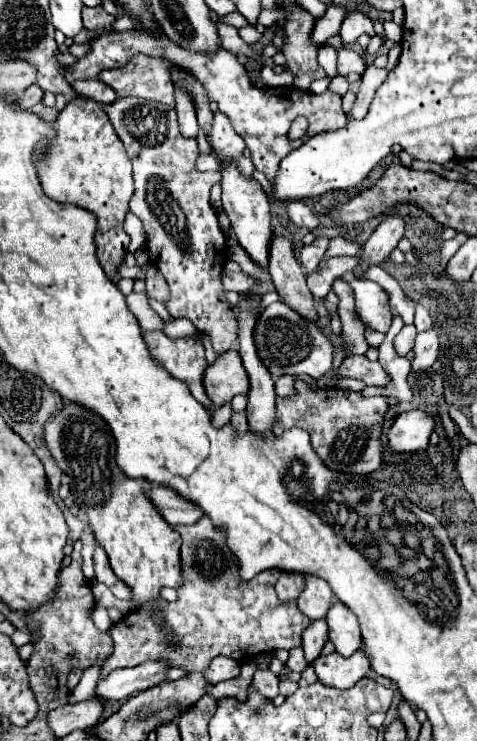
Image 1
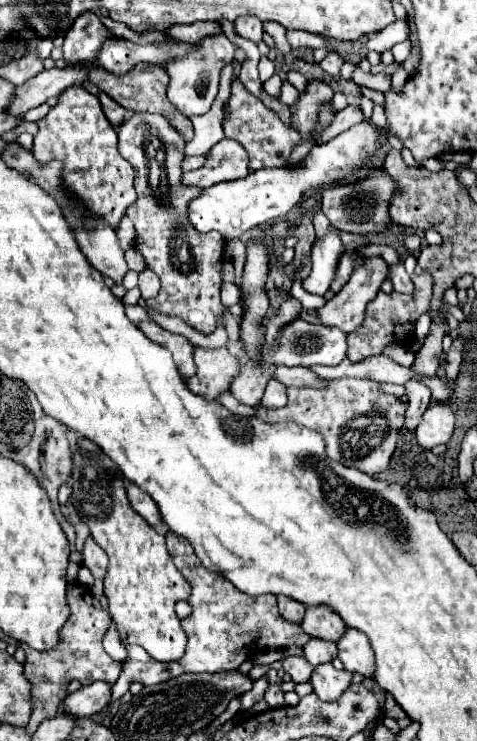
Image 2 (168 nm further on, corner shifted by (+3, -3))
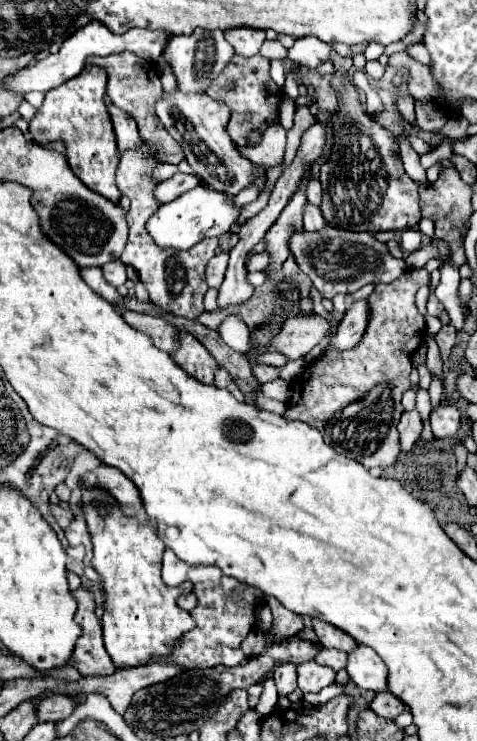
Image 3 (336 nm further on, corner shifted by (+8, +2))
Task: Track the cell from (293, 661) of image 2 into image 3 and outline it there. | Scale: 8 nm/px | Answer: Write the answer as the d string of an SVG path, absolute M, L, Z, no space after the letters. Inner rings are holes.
M287 662L287 664L279 664L273 672L273 680L277 686L277 692L281 696L291 694L297 688L297 672L295 672L295 664Z

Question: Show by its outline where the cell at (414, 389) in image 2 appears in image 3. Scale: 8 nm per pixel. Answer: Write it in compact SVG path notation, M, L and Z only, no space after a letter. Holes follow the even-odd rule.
M417 410L403 412L403 416L401 416L399 424L397 424L397 430L399 430L401 452L409 452L413 448L413 444L419 440L421 430L423 430L423 420L421 420L419 412Z

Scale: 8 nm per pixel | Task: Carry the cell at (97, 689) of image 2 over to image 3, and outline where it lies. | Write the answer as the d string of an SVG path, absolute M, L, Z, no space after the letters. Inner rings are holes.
M51 694L37 702L37 720L39 722L59 722L67 718L75 710L75 700L63 694Z

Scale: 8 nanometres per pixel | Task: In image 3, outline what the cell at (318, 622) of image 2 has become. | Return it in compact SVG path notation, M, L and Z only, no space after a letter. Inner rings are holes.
M315 618L313 620L313 630L319 636L319 642L323 648L335 648L335 650L343 650L343 652L351 652L355 650L355 640L349 634L343 634L343 630Z

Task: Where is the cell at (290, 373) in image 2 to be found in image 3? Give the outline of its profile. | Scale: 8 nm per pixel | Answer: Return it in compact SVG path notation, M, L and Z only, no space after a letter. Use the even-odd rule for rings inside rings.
M263 364L253 366L253 376L255 376L261 384L275 380L275 378L277 378L277 374L279 374L279 370L277 370L277 368L273 368L273 366L263 366Z

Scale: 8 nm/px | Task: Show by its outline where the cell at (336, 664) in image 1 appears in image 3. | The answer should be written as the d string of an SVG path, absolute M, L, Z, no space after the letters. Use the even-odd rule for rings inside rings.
M315 660L297 666L297 682L303 692L319 692L321 688L333 684L335 672L329 666L321 666Z

